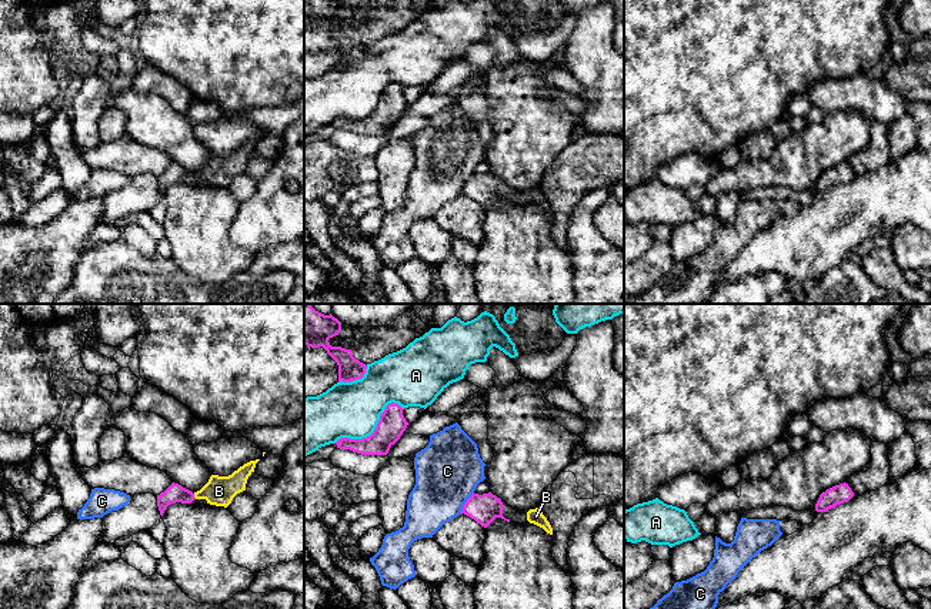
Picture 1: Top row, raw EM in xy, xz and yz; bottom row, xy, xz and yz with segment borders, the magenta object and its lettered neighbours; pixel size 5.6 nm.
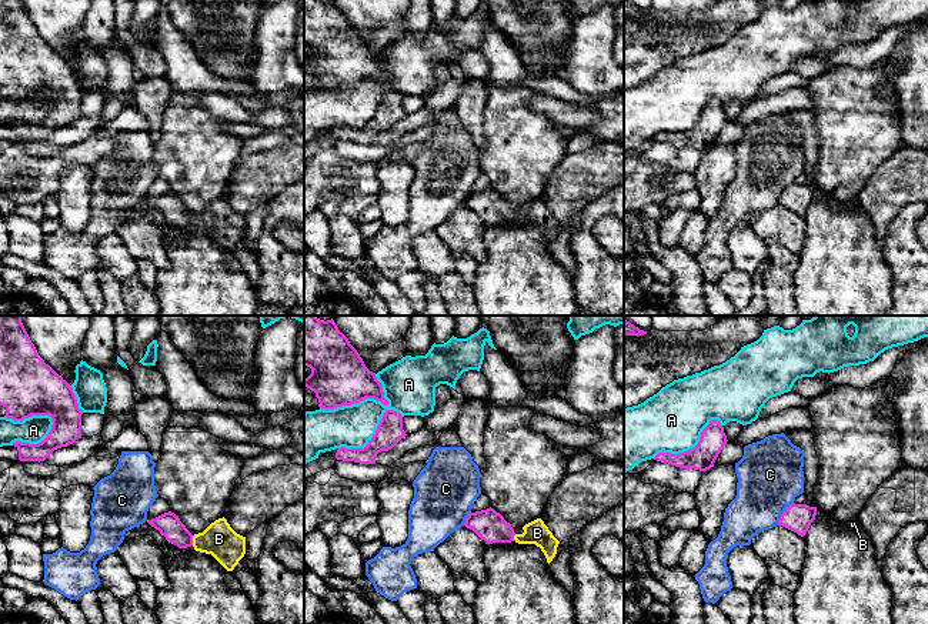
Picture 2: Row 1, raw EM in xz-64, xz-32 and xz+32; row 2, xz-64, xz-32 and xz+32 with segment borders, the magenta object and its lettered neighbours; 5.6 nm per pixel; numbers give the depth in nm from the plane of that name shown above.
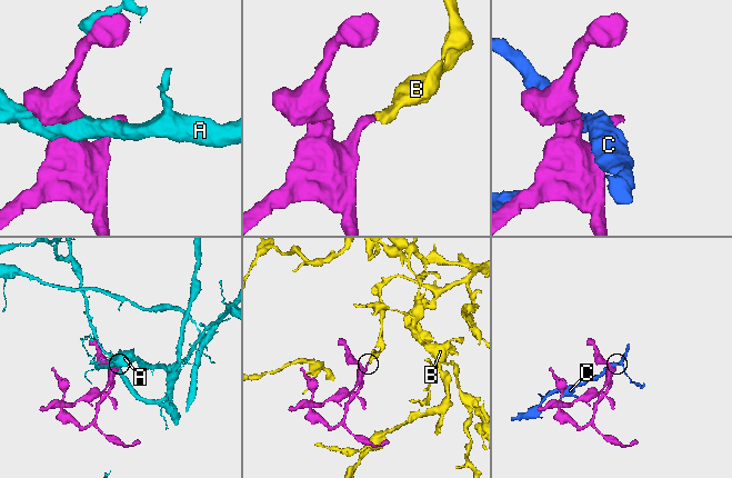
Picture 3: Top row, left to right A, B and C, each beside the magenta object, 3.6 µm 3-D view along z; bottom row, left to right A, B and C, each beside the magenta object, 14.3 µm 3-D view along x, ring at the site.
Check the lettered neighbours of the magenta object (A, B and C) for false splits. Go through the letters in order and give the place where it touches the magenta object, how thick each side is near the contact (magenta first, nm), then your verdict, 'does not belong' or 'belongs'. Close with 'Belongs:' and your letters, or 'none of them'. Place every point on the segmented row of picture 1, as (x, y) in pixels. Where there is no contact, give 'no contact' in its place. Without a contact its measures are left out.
A: xz (374, 430) | 150/320 nm | does not belong
B: xy (193, 497) | 100/170 nm | belongs
C: xz (466, 502) | 160/360 nm | does not belong
Belongs: B

